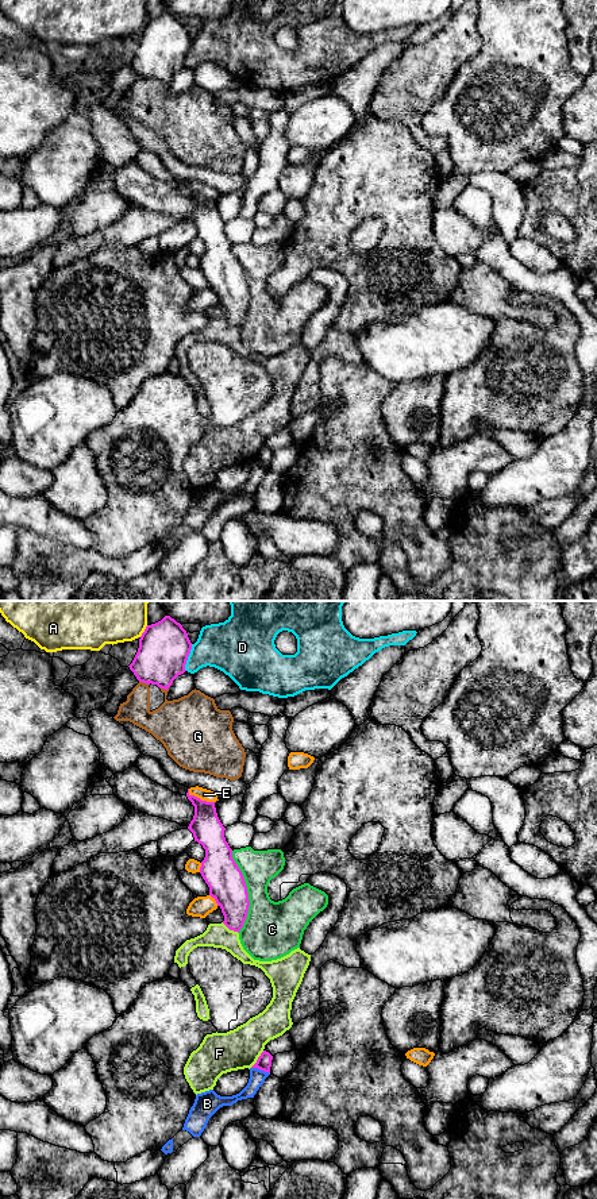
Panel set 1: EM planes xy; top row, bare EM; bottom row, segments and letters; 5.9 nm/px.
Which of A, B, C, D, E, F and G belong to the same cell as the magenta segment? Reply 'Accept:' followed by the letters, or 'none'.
Accept: none

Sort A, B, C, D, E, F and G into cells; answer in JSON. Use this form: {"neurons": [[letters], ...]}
{"neurons": [["A"], ["B"], ["C"], ["D"], ["E"], ["F"], ["G"]]}

